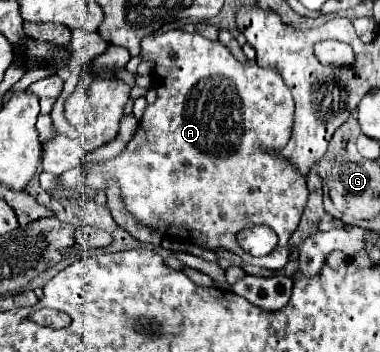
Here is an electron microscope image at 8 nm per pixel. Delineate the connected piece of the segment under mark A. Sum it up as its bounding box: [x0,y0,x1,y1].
[56,30,308,270]

